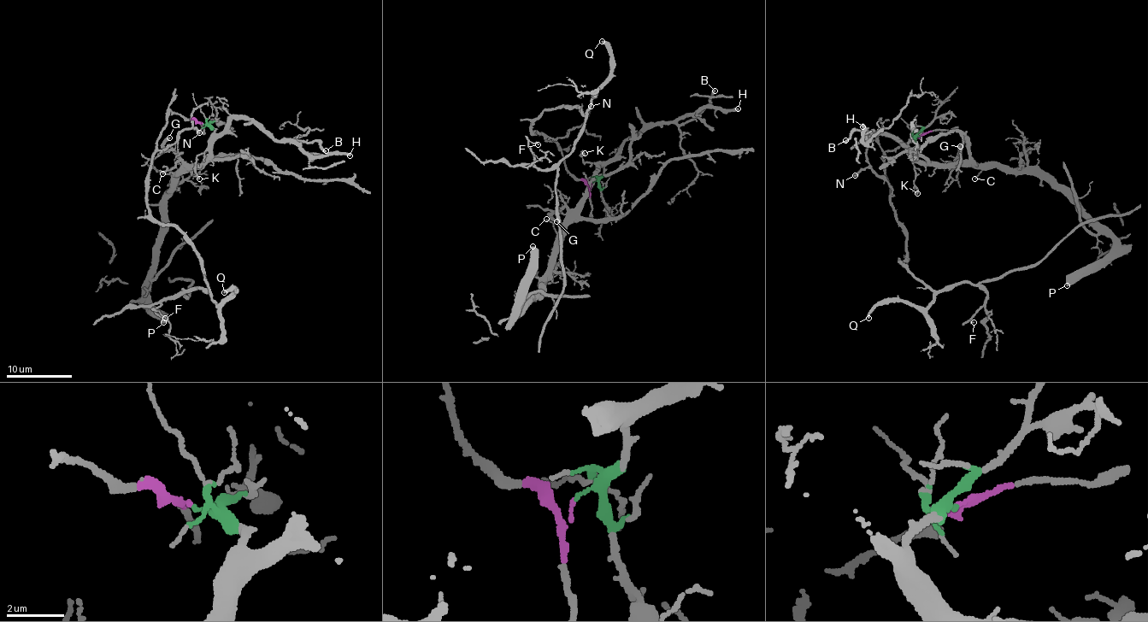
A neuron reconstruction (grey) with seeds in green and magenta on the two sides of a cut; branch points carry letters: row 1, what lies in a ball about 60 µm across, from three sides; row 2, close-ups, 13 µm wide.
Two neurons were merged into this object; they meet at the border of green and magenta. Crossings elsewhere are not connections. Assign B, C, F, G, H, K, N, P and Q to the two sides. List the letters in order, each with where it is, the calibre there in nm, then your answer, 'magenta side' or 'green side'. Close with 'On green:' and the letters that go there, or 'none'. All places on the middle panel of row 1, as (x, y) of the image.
B: place (715, 90); calibre 280 nm; green side
C: place (546, 219); calibre 140 nm; green side
F: place (538, 144); calibre 120 nm; magenta side
G: place (556, 221); calibre 340 nm; green side
H: place (738, 108); calibre 360 nm; green side
K: place (585, 153); calibre 190 nm; green side
N: place (591, 106); calibre 240 nm; magenta side
P: place (532, 246); calibre 550 nm; green side
Q: place (602, 41); calibre 320 nm; magenta side
On green: B, C, G, H, K, P

